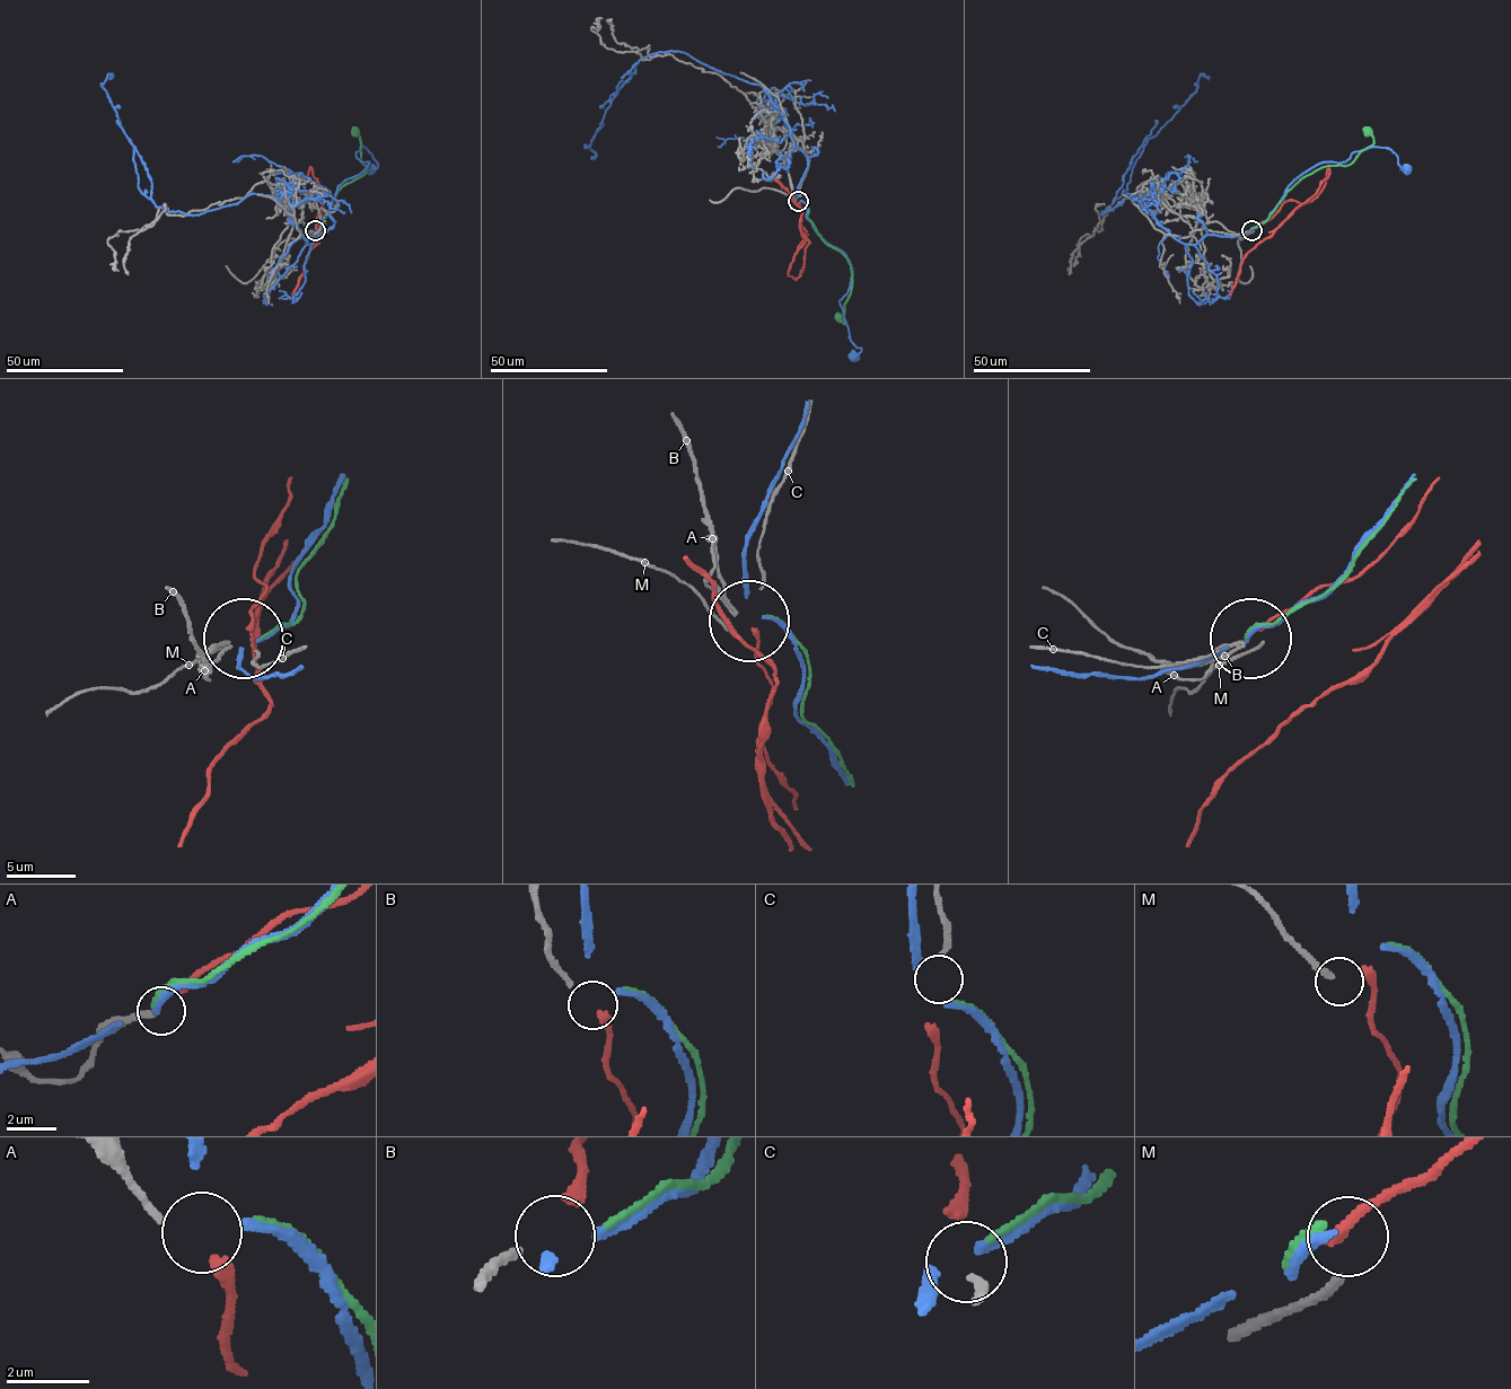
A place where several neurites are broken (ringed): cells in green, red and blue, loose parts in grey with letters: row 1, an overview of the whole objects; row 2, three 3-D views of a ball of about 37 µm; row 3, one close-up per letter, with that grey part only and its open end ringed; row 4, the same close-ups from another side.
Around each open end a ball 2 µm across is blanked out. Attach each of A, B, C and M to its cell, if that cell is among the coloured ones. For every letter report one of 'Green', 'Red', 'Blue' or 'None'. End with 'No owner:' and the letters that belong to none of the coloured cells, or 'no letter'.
A: Red
B: None
C: None
M: None
No owner: B, C, M

